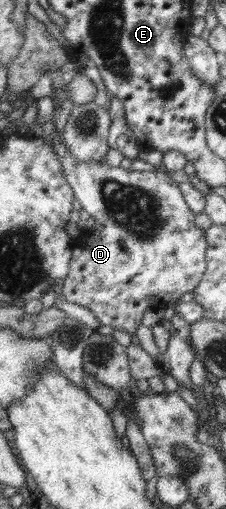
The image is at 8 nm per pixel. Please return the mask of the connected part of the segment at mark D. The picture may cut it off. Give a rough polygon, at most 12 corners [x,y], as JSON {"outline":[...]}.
{"outline":[[54,89],[57,152],[96,221],[58,290],[132,336],[207,270],[164,170],[69,153]]}

